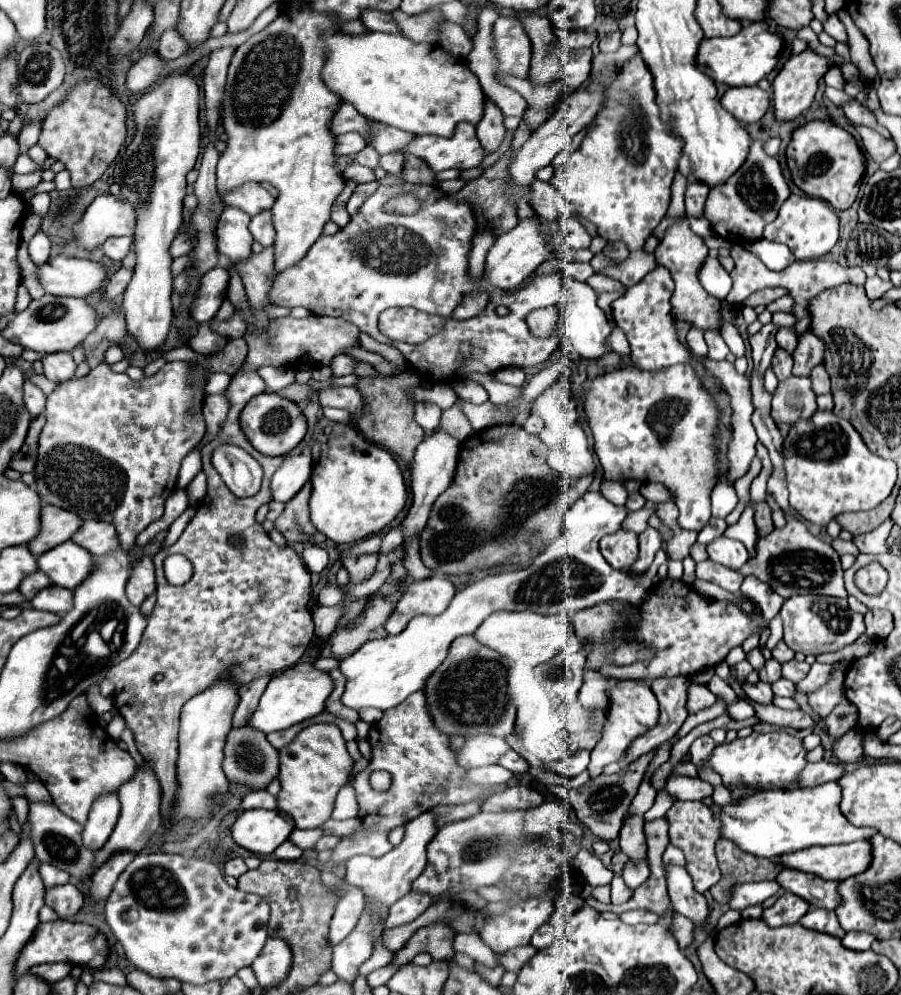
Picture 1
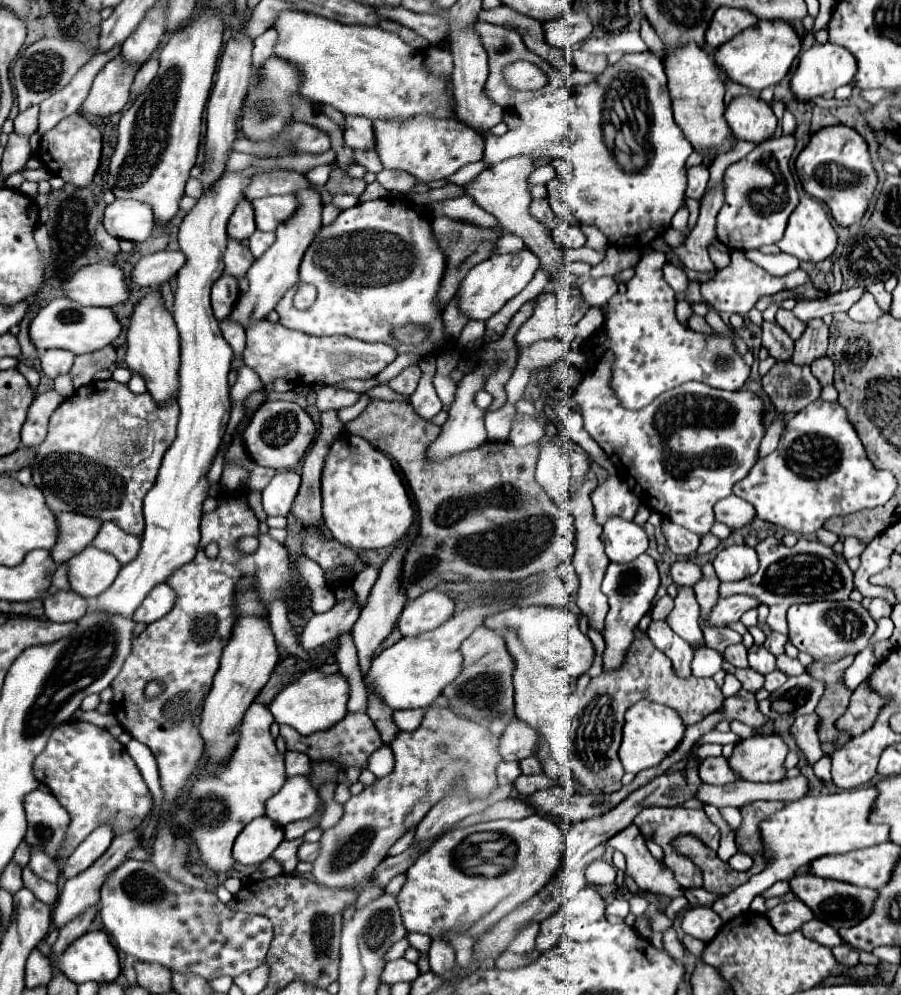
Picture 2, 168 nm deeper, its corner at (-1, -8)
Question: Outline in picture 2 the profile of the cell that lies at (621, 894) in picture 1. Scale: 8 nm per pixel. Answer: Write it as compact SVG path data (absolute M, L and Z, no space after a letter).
M613 899L609 905L607 905L607 911L611 915L617 915L617 917L627 917L629 913L629 903L625 899Z

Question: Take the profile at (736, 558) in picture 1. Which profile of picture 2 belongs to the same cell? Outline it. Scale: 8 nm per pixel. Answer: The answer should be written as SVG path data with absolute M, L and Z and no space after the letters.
M731 545L717 553L713 567L721 581L739 581L757 571L757 553L747 545Z

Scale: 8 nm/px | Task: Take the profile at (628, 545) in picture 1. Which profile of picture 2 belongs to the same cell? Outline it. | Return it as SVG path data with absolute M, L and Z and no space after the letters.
M619 517L605 523L601 541L605 545L605 555L613 563L635 561L641 553L647 551L647 535L643 527L633 521L623 521Z

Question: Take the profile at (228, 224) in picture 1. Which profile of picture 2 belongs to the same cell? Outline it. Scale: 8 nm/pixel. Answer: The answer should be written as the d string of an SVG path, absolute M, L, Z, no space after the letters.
M243 199L227 223L227 235L237 241L245 241L251 237L255 229L257 227L255 227L255 217L253 217L253 207L247 199Z

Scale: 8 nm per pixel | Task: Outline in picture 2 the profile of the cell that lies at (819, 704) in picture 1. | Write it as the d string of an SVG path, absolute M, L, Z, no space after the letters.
M815 711L797 717L795 723L793 723L795 741L797 741L799 749L805 753L805 757L809 759L811 765L823 757L823 751L819 749L817 729L819 729L819 717L817 717Z

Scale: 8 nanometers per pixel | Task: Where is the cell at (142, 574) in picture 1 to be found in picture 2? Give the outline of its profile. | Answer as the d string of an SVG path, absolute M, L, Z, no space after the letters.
M161 583L161 585L155 585L147 599L137 607L137 613L133 613L133 621L135 623L151 623L151 621L157 621L159 617L163 617L165 613L171 611L173 607L173 601L175 601L175 593L173 589L169 589L169 585Z

